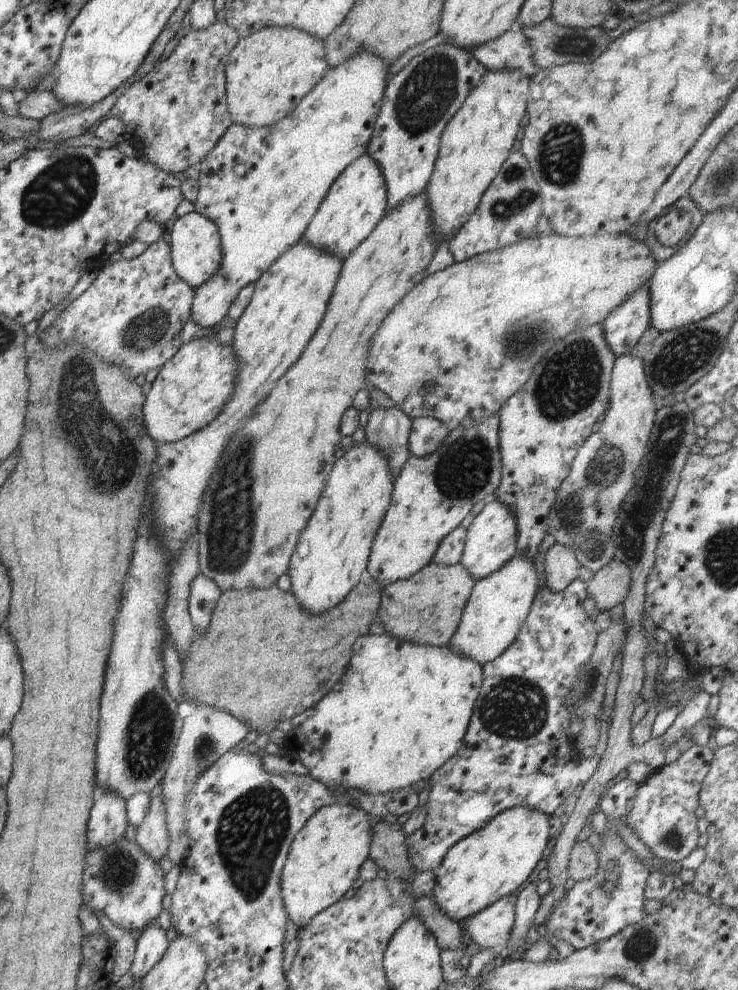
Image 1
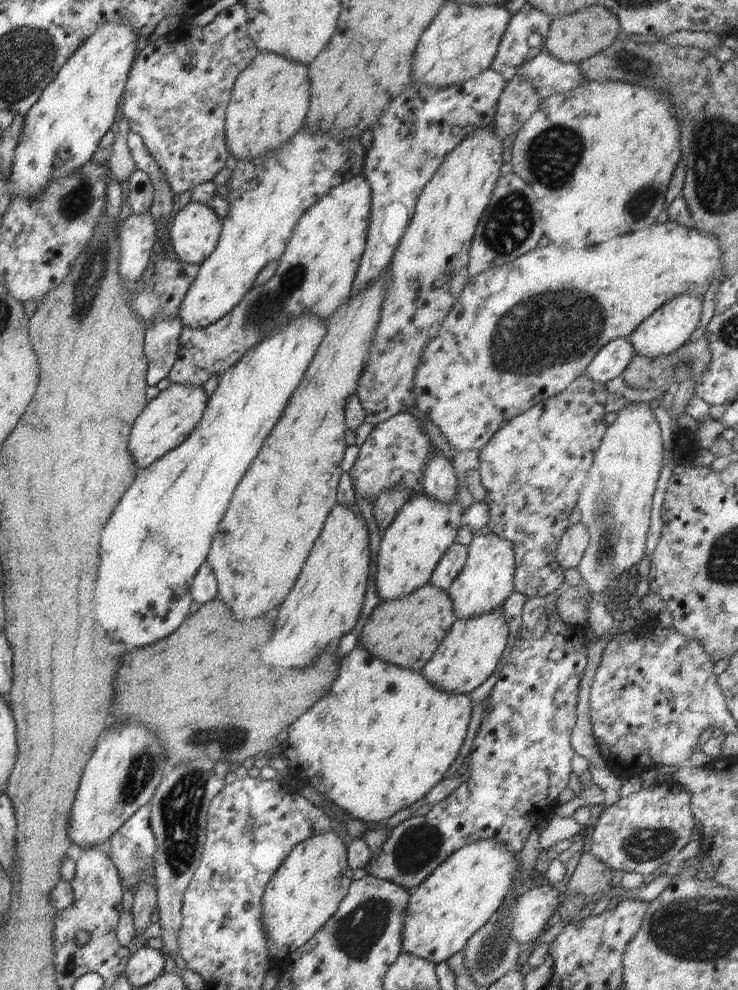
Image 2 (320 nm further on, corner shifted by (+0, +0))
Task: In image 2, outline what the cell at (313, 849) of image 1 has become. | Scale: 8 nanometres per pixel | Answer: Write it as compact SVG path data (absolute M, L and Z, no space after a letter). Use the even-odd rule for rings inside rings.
M334 830L310 837L290 851L286 860L265 886L262 895L261 921L267 947L273 955L281 955L284 952L293 953L298 950L336 914L353 881L352 872L347 857L347 839L342 836L340 838Z

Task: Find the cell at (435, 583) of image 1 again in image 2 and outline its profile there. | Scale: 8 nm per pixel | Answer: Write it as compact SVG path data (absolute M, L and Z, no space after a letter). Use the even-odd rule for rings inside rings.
M428 583L403 599L378 603L360 631L355 633L355 637L358 644L373 657L391 665L420 672L456 619L453 602L447 591Z

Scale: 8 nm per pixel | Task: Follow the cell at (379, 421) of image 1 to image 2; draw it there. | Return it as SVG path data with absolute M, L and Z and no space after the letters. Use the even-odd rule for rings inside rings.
M402 487L383 490L373 504L373 514L376 518L380 536L392 524L400 509L406 504L407 491Z

